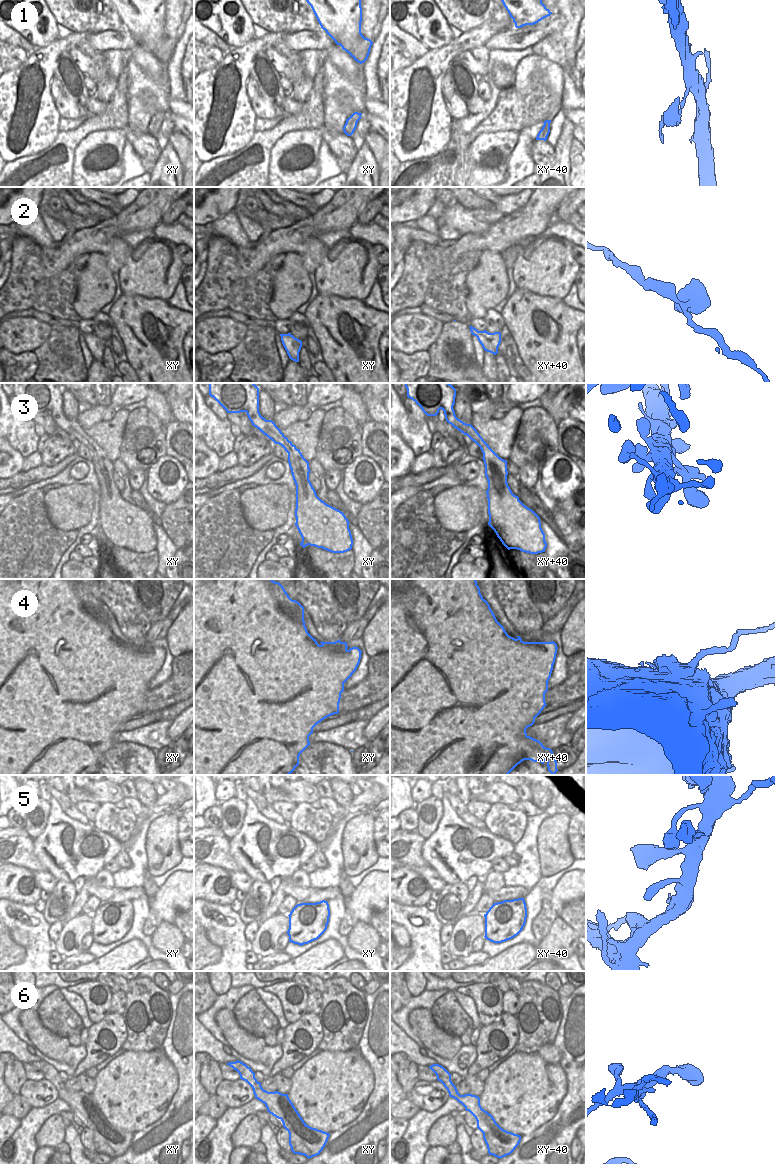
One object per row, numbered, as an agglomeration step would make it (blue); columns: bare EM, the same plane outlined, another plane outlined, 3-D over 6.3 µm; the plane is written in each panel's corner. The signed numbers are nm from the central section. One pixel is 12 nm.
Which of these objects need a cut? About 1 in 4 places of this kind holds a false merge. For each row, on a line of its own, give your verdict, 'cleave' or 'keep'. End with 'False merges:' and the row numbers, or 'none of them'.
1: cleave
2: keep
3: keep
4: cleave
5: keep
6: keep
False merges: 1, 4

